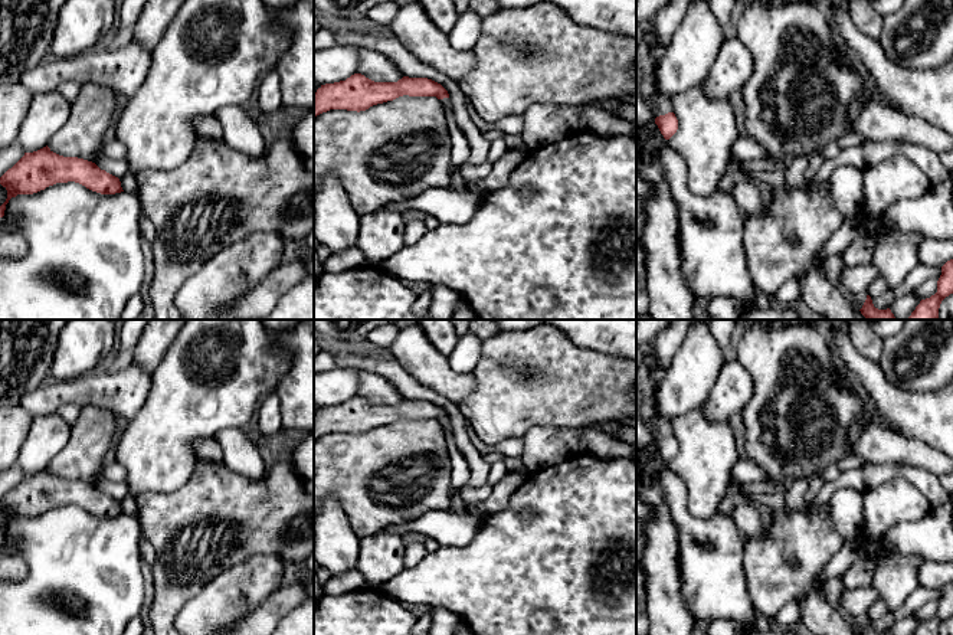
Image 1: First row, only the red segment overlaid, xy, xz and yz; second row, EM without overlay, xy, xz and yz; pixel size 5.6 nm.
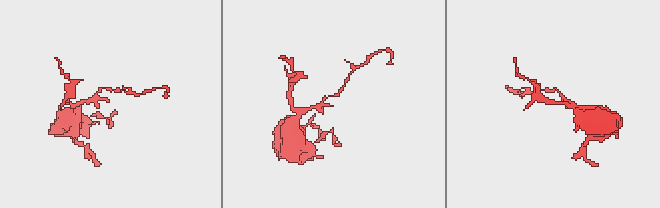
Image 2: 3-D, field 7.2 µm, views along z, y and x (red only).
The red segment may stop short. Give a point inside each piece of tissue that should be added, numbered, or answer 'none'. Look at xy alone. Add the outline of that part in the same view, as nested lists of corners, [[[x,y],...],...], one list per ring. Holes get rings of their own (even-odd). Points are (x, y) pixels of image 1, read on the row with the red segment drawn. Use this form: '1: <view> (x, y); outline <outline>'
none

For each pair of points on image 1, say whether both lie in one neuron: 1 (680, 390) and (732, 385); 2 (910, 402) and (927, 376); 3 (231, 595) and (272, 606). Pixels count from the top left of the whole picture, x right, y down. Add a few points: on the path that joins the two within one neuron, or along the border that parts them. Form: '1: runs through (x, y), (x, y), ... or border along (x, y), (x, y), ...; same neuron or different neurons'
1: border along (724, 365), (703, 403); different neurons
2: border along (886, 377), (893, 385), (907, 390), (937, 390); different neurons
3: border along (285, 579), (265, 601), (241, 619); different neurons

